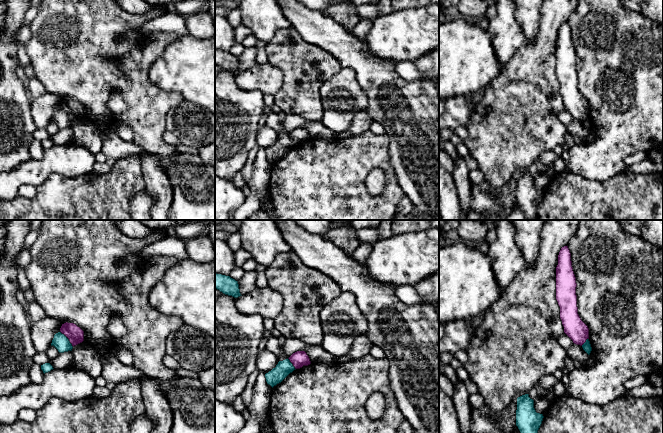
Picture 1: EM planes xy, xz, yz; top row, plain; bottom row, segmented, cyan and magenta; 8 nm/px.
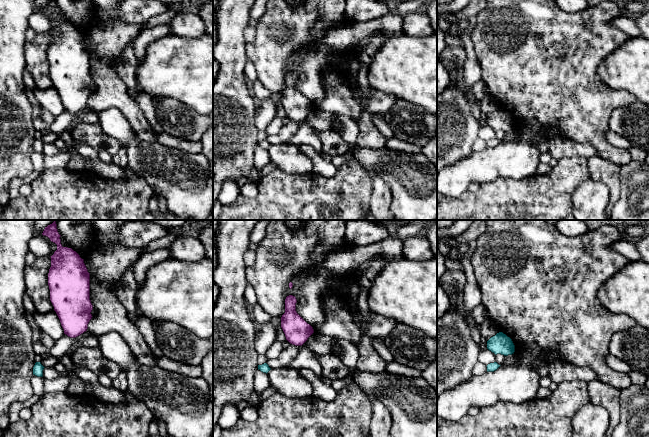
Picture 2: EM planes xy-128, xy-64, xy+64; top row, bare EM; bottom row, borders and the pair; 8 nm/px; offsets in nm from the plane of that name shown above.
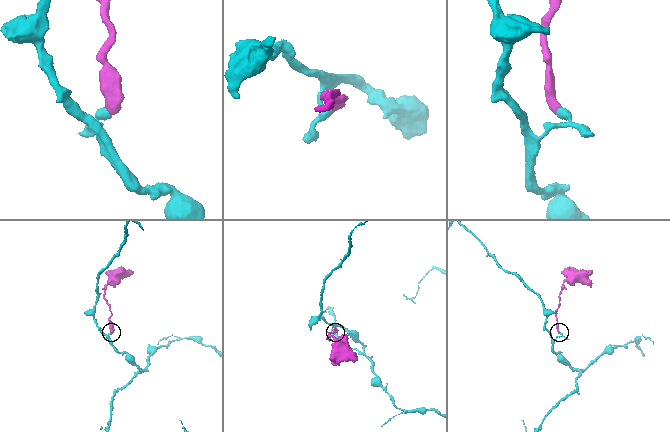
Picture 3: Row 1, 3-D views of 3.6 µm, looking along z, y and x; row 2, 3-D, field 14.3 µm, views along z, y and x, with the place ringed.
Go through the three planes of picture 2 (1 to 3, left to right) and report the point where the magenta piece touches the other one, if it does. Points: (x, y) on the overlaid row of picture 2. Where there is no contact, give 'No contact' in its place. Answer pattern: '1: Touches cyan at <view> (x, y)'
1: No contact
2: No contact
3: No contact

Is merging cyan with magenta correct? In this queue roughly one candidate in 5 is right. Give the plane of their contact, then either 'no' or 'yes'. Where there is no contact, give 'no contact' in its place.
xy | no

